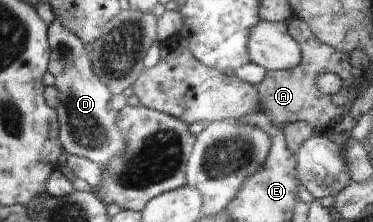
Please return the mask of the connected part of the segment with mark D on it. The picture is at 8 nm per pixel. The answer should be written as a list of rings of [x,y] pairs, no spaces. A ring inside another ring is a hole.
[[[54,18],[50,25],[51,61],[50,70],[55,77],[54,86],[59,90],[59,101],[56,110],[59,114],[60,137],[63,147],[69,154],[73,154],[96,163],[101,169],[110,164],[110,161],[126,150],[126,140],[122,137],[116,124],[118,111],[109,106],[112,93],[95,77],[93,58],[84,43],[74,33],[66,30],[63,24]]]

